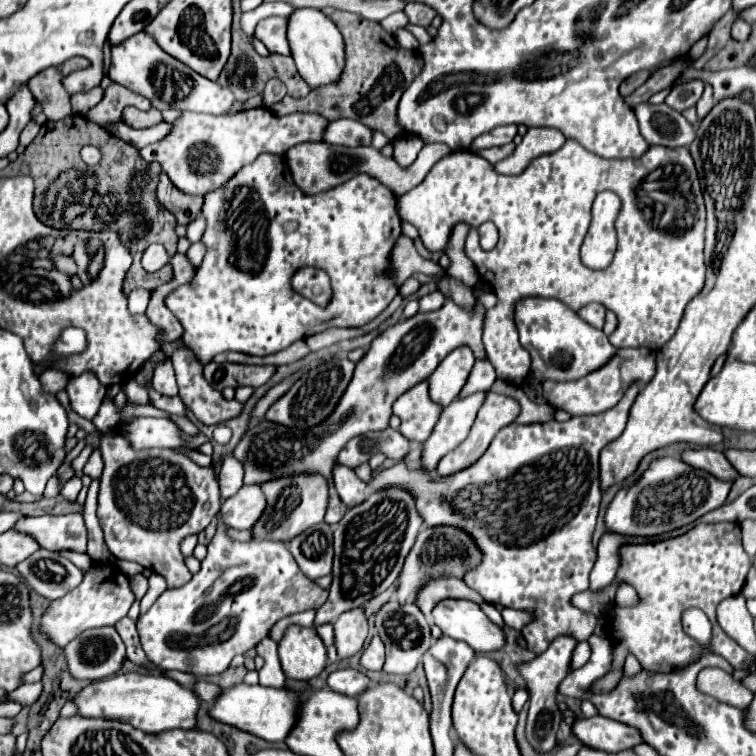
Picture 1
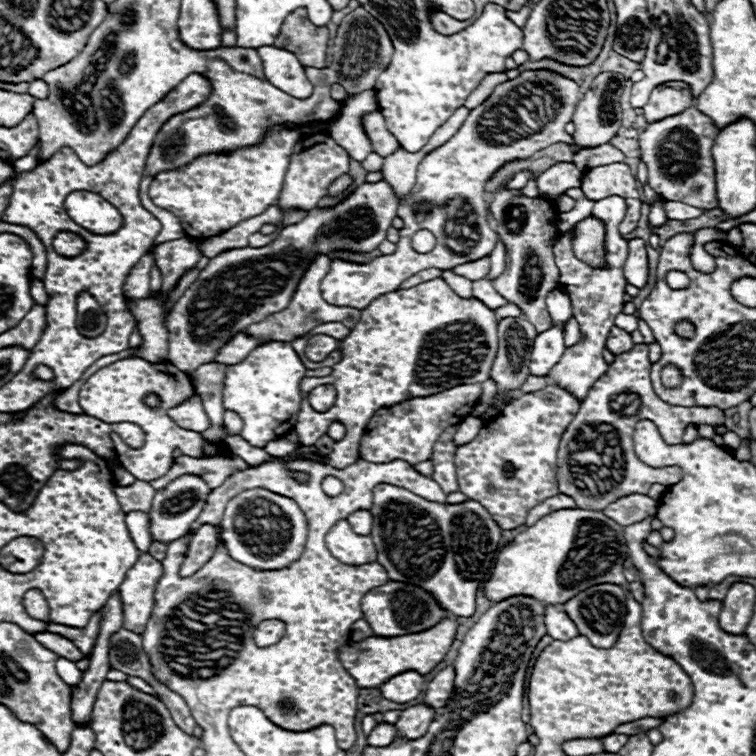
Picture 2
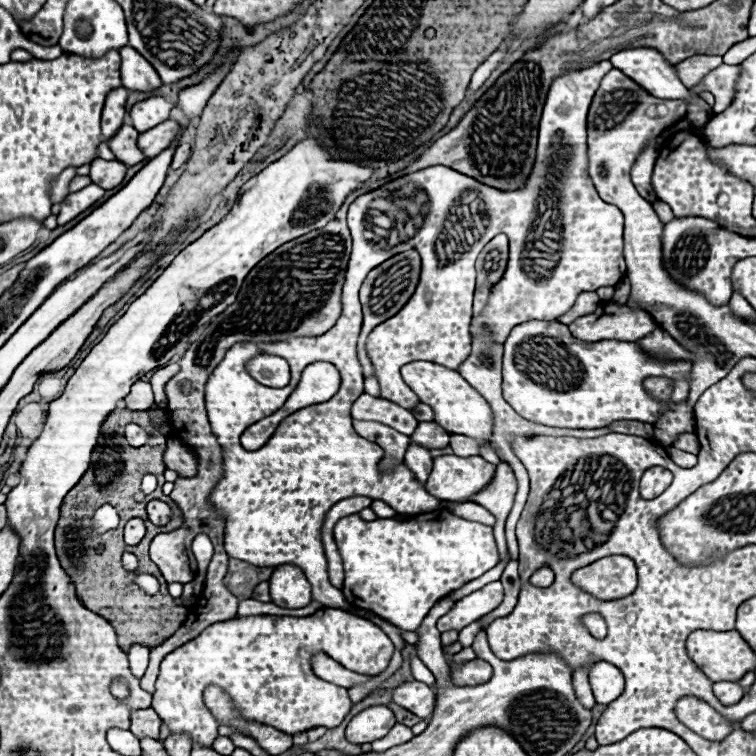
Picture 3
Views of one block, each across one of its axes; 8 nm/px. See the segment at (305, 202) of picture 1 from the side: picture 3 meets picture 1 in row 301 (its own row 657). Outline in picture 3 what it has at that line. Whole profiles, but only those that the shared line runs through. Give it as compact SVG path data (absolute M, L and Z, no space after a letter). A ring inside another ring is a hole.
M324 608L304 618L294 618L294 616L234 618L228 622L218 622L214 626L208 626L198 638L180 646L162 660L162 668L156 680L154 708L160 714L160 718L168 724L170 734L188 734L192 744L202 744L208 748L218 738L218 726L220 726L220 722L206 708L202 698L204 688L210 684L220 686L226 694L230 694L234 708L240 712L244 720L260 722L286 734L298 734L318 726L336 728L350 712L352 702L348 698L346 688L338 688L336 684L324 682L312 672L310 658L314 650L322 650L324 654L340 662L344 668L360 674L378 674L386 670L394 654L394 646L390 638L376 624L372 624L370 620L360 620L360 616L350 614L346 610Z

